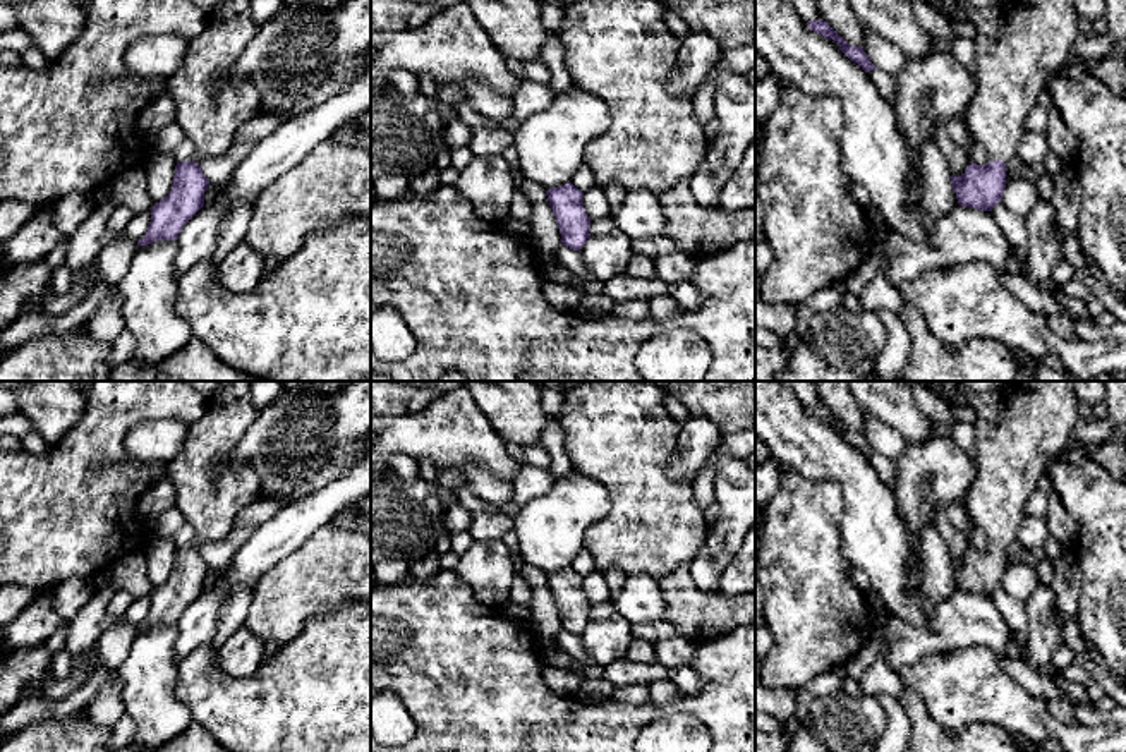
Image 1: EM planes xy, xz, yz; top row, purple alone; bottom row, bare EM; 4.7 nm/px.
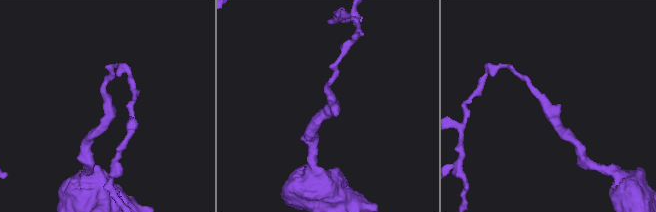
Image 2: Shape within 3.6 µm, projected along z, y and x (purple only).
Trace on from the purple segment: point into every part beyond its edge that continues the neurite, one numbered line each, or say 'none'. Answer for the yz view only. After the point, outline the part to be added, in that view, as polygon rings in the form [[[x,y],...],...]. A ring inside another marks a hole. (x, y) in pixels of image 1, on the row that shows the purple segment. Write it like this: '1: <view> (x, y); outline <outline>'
1: yz (1037, 38); outline [[[1009,0],[1002,9],[999,38],[977,34],[977,94],[965,117],[972,137],[987,151],[987,161],[1008,163],[1016,156],[1023,125],[1037,106],[1050,76],[1064,69],[1073,55],[1080,19],[1071,0]]]

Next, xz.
none

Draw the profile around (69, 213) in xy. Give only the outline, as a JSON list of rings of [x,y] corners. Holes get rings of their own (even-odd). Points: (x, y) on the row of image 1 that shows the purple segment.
[[[72,192],[58,199],[53,208],[53,223],[64,237],[70,237],[93,213],[93,196]]]

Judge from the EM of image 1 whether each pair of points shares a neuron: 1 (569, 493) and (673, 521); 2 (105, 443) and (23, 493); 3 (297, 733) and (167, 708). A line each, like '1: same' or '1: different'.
1: different
2: same
3: different

